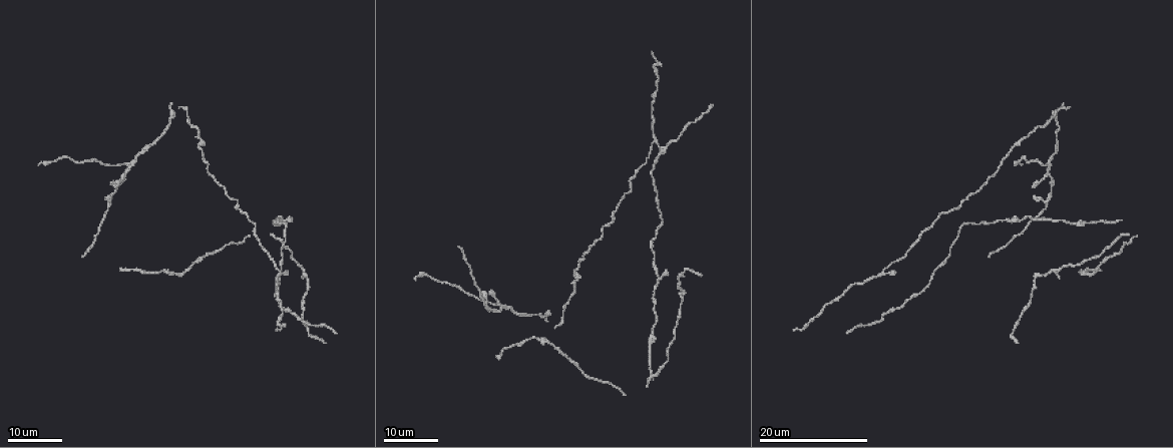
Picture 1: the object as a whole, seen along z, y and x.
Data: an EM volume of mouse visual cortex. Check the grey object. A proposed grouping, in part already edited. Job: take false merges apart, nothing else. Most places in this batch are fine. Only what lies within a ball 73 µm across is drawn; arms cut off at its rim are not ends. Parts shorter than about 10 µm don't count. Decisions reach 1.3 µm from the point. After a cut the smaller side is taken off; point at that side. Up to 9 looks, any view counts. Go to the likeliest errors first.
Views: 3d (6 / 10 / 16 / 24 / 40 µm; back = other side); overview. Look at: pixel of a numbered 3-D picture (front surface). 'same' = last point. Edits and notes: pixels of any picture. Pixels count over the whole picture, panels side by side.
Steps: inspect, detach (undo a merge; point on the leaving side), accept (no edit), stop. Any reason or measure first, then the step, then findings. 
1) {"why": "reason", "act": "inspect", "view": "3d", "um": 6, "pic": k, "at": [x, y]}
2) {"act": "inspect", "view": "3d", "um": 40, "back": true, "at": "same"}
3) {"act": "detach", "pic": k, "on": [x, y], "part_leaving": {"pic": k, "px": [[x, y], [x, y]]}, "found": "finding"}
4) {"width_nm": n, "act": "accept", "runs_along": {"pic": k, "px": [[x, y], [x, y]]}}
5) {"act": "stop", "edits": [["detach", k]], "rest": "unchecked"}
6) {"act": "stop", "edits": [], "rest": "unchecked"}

{"why": "side arm on a straight run", "act": "inspect", "view": "3d", "um": 24, "pic": 1, "at": [128, 166]}

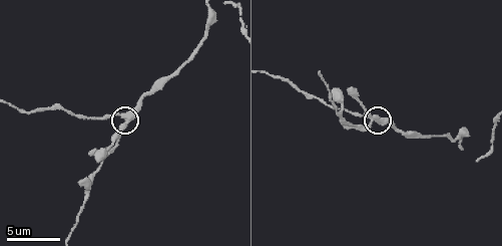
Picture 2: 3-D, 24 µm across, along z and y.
{"act": "inspect", "view": "3d", "um": 6, "pic": 2, "at": [126, 120]}

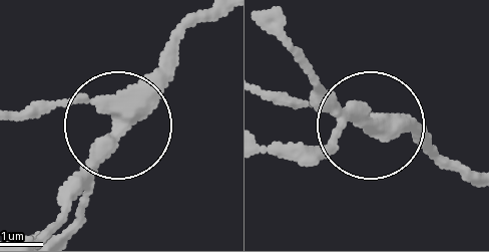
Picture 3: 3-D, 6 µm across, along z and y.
{"arms": 3, "act": "accept", "runs_along": {"pic": 3, "px": [[207, 18], [121, 122], [78, 104], [27, 104]]}, "found": "continuous, no second cell"}

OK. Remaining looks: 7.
{"why": "two arms in line, one across", "act": "inspect", "view": "3d", "um": 16, "pic": 1, "at": [1021, 138]}

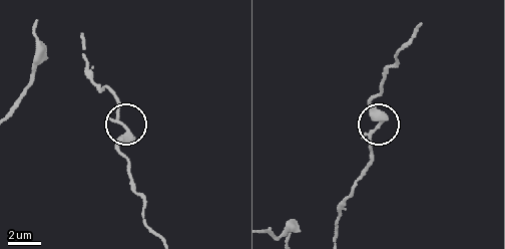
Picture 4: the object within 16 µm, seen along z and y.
{"act": "inspect", "view": "3d", "um": 6, "pic": 4, "at": [374, 126]}

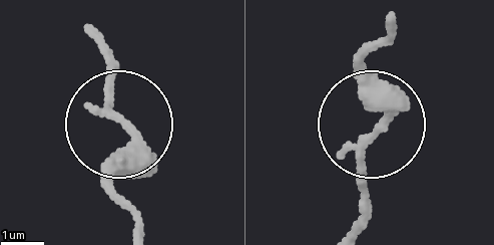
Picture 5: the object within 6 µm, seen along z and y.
{"act": "accept", "runs_along": {"pic": 5, "px": [[389, 14], [367, 68], [378, 126], [360, 230]]}, "found": "one cell here"}

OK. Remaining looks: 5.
{"why": "a fork", "act": "inspect", "view": "3d", "um": 16, "pic": 1, "at": [655, 141]}

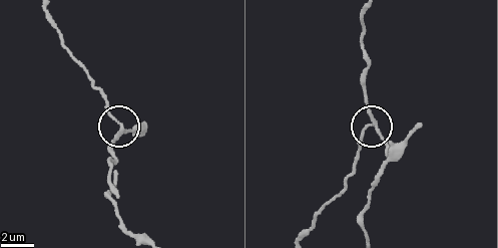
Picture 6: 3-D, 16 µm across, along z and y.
{"act": "inspect", "view": "3d", "um": 6, "pic": 6, "at": [121, 128]}

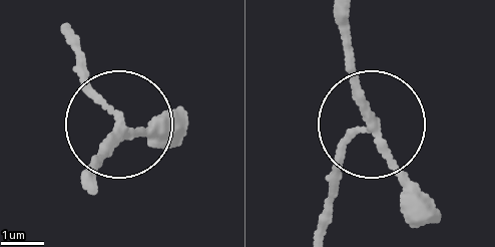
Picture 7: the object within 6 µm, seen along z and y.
{"arms": 3, "act": "accept", "runs_along": {"pic": 7, "px": [[118, 120], [89, 87], [79, 48]]}, "found": "continuous, no second cell"}

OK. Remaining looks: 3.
{"act": "inspect", "view": "3d", "um": 10, "pic": 2, "at": [339, 115]}

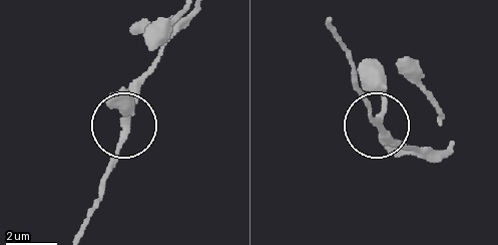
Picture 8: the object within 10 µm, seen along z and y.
{"act": "inspect", "view": "3d", "um": 10, "back": true, "pic": 8, "at": [378, 121]}

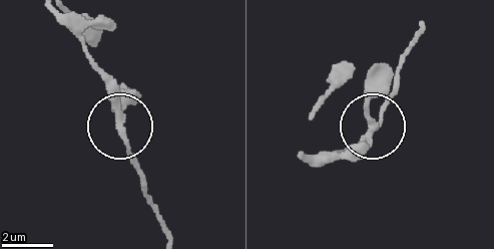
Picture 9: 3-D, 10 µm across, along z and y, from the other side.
{"arms": 3, "act": "accept", "runs_along": {"pic": 9, "px": [[62, 19], [105, 84], [139, 186]]}, "found": "continuous, no second cell"}

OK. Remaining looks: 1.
{"act": "stop", "edits": [], "rest": "unchecked"}

